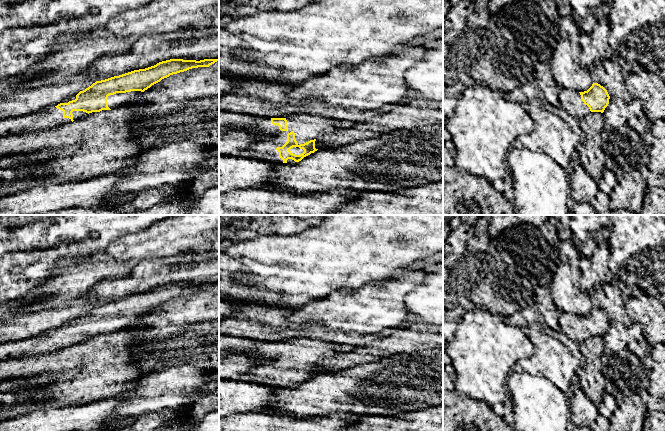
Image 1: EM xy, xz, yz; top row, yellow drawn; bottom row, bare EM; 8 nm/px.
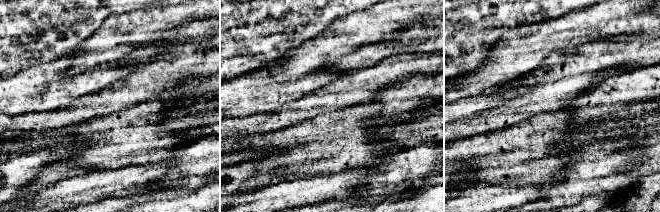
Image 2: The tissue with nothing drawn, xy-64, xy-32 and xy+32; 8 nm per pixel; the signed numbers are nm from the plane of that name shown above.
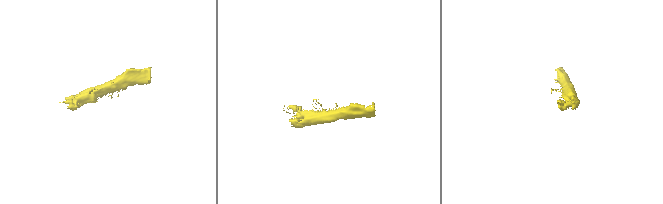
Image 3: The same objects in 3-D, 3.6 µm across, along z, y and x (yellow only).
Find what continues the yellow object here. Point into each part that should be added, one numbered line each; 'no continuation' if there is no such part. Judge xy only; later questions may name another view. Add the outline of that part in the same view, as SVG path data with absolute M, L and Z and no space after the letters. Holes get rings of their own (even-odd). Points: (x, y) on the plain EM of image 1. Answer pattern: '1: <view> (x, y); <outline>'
1: xy (114, 325); M131 315L109 319L107 322L108 331L114 333L122 329L128 329L135 321L140 321L141 317L141 315Z

